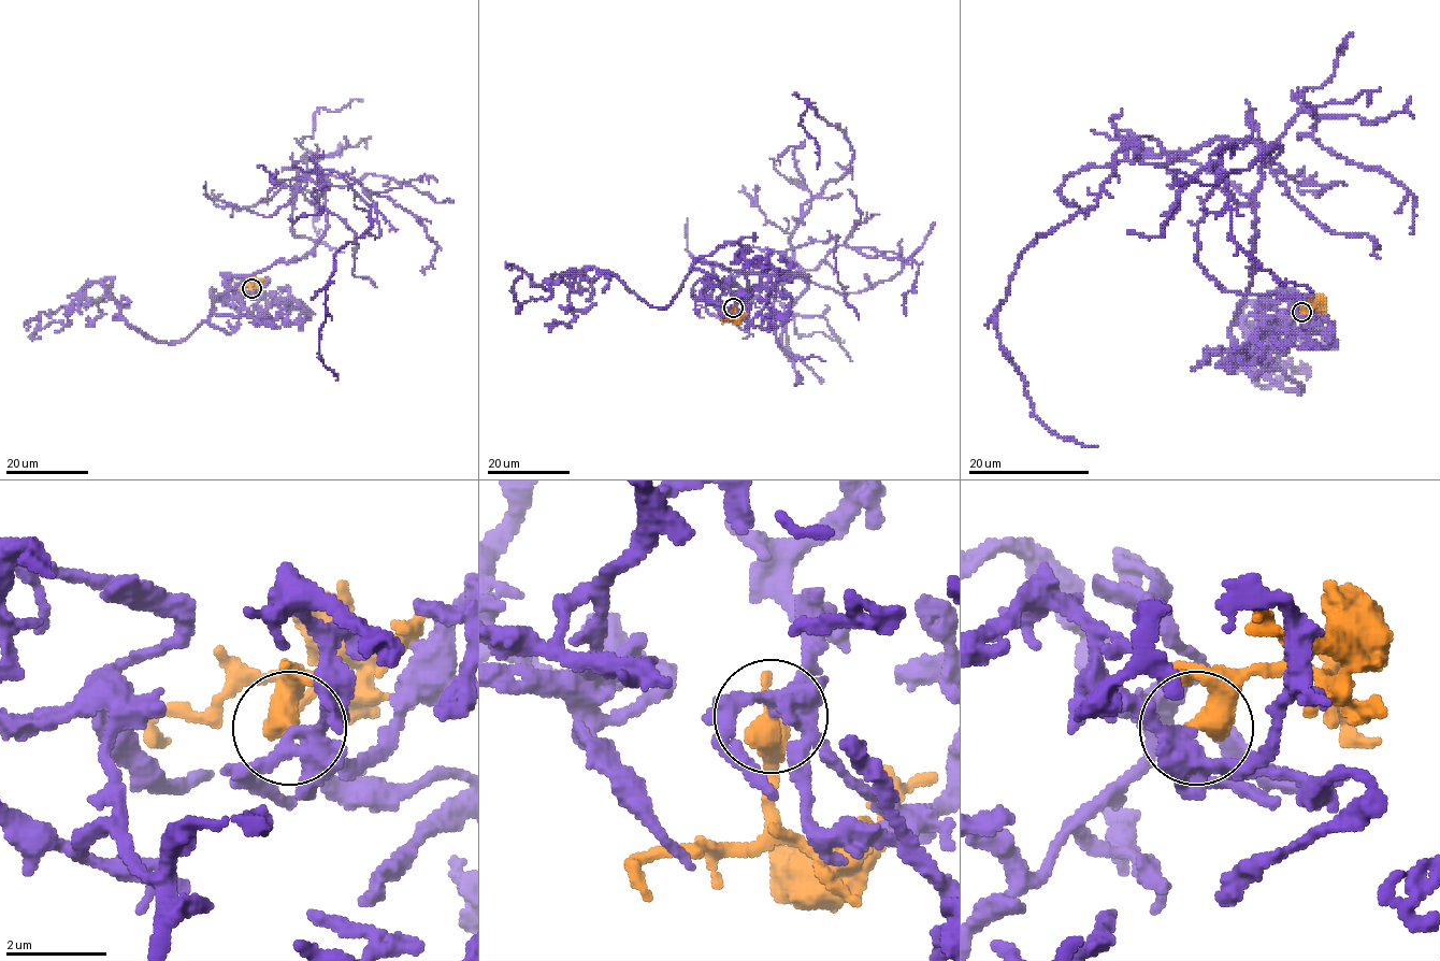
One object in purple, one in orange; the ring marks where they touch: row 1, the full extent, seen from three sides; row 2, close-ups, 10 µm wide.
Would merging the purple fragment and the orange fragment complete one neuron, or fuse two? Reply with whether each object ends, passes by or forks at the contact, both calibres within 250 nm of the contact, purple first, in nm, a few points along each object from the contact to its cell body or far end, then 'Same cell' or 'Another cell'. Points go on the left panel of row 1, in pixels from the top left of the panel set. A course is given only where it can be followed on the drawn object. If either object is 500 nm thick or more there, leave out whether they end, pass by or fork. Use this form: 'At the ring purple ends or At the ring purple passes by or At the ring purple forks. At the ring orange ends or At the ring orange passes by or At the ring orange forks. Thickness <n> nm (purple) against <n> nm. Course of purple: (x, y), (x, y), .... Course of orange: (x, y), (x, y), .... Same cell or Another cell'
Thickness 260 nm (purple) against 550 nm. Course of purple: (252, 288), (210, 323), (314, 249), (308, 175), (340, 174), (372, 225), (326, 290), (336, 379). Course of orange: (252, 288), (252, 284), (264, 280). Another cell

